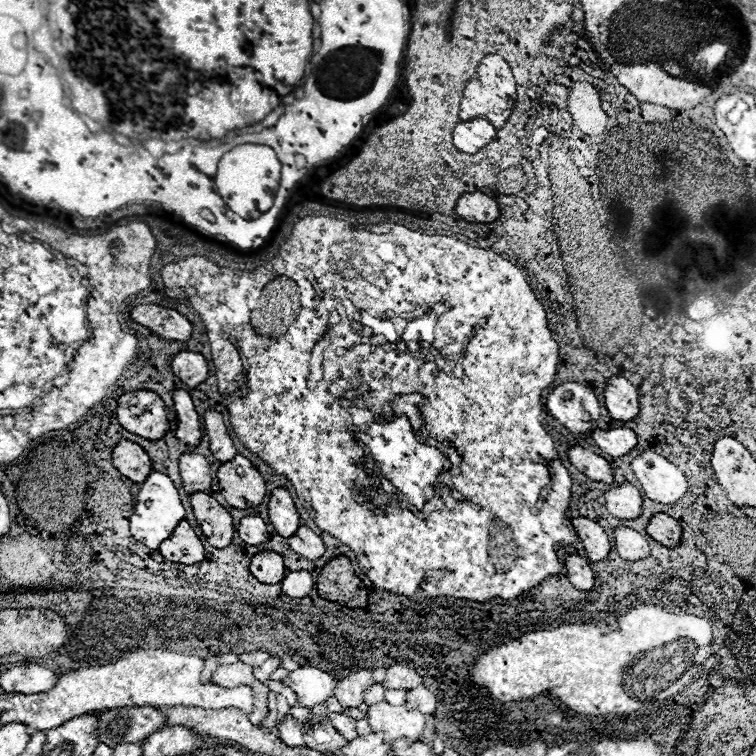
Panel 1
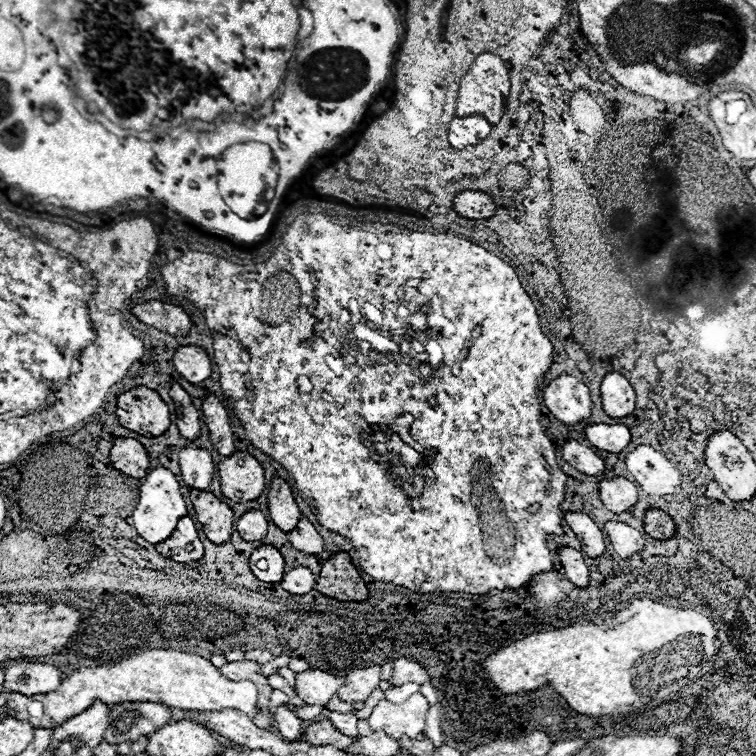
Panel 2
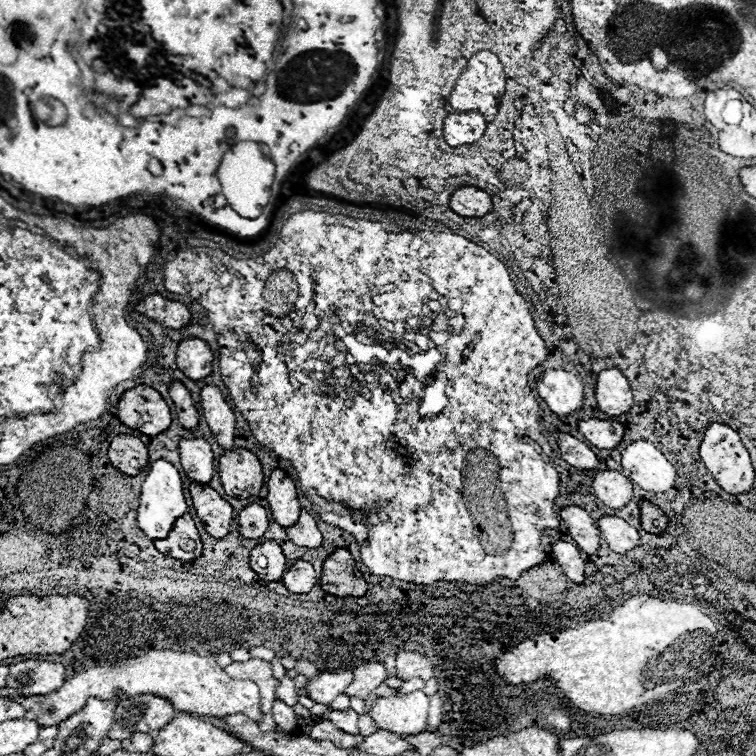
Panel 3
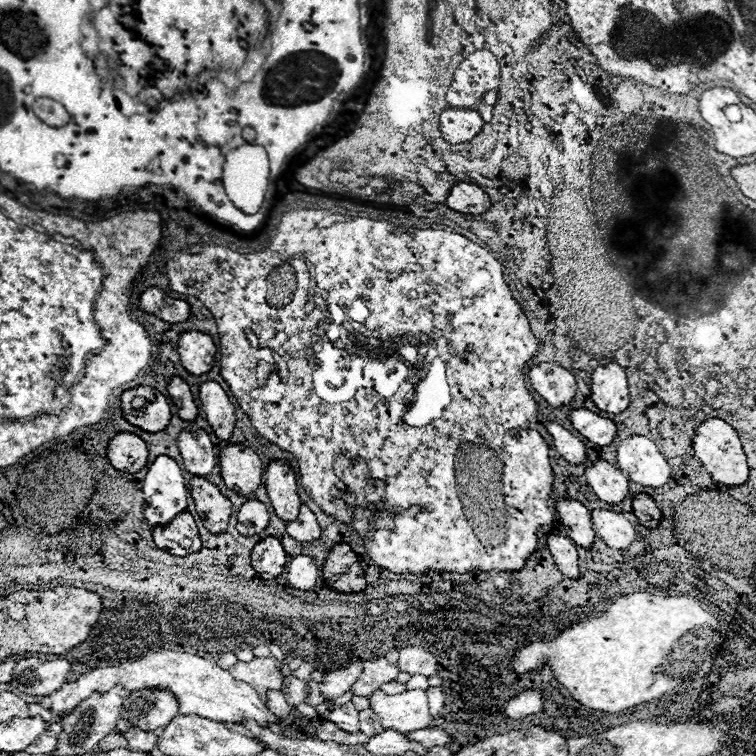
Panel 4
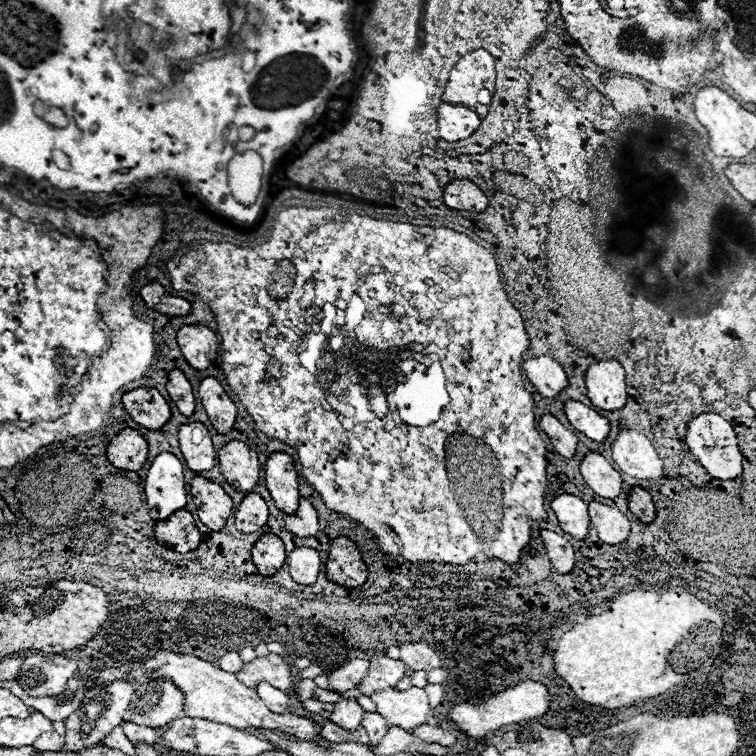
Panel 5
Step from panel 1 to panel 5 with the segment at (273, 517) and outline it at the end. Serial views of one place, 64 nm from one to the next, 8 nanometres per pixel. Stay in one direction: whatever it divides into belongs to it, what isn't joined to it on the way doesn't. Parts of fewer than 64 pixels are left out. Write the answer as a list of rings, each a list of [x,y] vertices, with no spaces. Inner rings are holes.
[[[274,452],[266,466],[266,488],[276,504],[276,508],[284,514],[296,514],[300,494],[298,494],[298,474],[294,468],[294,460],[284,452]]]

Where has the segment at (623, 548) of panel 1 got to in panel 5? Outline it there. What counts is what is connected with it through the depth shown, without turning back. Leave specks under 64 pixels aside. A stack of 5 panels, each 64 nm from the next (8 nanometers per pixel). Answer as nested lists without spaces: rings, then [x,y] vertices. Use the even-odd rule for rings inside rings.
[[[596,500],[588,504],[590,508],[590,522],[592,528],[598,532],[600,540],[604,544],[626,544],[630,536],[630,520],[616,508],[616,506],[604,506]]]

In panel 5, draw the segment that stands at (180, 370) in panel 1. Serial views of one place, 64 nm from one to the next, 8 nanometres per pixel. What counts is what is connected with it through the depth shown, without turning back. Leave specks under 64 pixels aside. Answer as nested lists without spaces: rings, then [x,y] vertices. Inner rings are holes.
[[[182,326],[178,330],[178,346],[194,370],[210,368],[218,354],[218,338],[206,326]]]

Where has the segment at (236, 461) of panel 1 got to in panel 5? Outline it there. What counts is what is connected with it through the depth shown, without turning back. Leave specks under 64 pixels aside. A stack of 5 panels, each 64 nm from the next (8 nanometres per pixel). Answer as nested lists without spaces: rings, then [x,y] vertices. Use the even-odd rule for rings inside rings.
[[[232,440],[218,450],[218,464],[226,482],[240,490],[250,492],[260,478],[258,454],[240,440]]]

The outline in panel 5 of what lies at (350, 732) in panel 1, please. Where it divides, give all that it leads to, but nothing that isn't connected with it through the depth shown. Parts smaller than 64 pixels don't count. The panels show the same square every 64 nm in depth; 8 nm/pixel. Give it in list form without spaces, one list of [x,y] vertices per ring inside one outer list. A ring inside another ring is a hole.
[[[350,698],[350,700],[336,702],[334,710],[328,714],[328,720],[344,730],[356,730],[362,722],[362,714],[364,714],[364,710],[358,706],[358,702],[354,698]]]

